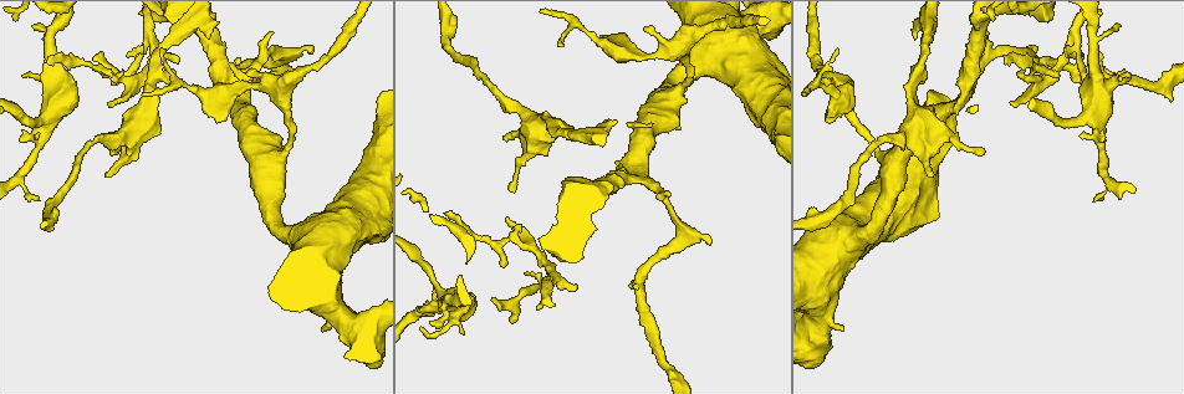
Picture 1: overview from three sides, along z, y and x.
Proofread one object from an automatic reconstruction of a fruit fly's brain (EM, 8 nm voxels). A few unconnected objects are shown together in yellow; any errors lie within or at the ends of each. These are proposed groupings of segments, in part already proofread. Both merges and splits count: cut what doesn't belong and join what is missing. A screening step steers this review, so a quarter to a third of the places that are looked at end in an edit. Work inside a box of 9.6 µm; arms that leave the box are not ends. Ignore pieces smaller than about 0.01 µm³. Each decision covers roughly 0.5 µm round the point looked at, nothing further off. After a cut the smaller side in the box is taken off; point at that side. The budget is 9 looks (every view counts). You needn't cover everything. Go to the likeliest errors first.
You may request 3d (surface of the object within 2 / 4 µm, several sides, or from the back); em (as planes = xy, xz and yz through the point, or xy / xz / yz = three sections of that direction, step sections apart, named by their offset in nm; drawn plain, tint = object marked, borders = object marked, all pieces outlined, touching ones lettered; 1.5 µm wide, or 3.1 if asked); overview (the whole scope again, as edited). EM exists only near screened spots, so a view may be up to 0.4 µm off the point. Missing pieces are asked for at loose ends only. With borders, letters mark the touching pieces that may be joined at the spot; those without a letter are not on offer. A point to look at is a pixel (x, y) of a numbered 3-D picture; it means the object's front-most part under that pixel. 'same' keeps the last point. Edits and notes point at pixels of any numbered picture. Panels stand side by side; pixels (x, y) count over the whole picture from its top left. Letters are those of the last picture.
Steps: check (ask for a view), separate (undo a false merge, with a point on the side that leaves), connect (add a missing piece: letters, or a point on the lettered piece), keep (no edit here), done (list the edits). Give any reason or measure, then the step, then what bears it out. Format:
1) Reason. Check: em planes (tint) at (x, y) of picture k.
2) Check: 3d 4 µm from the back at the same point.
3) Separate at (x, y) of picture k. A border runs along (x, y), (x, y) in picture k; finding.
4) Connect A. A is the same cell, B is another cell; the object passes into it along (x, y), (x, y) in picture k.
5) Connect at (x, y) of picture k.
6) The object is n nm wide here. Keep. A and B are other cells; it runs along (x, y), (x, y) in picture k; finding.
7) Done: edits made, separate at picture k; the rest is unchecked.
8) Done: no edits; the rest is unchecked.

Branch stops here. Check: 3d 2 µm at (206, 38) of picture 1.

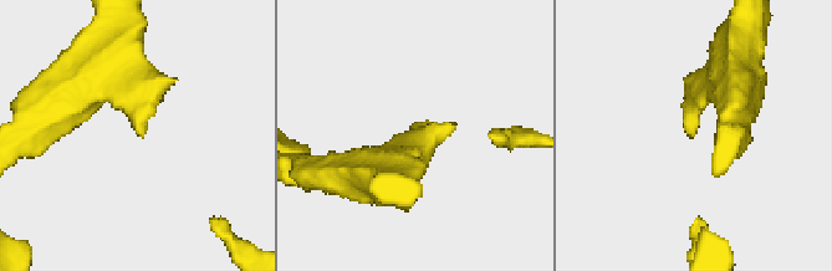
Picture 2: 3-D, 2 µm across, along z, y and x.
Need the tissue. Check: em yz step 4 (borders) at (694, 135) of picture 2.

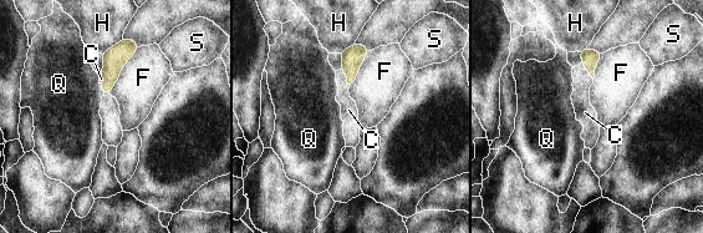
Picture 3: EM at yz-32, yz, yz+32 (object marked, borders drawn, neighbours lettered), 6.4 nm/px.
Connect C. C is the same cell, F, H, Q and S are other cells; the object passes into it along (353, 56), (346, 76), (349, 110) in picture 3; it goes on there.

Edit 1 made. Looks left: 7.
Check: overview.

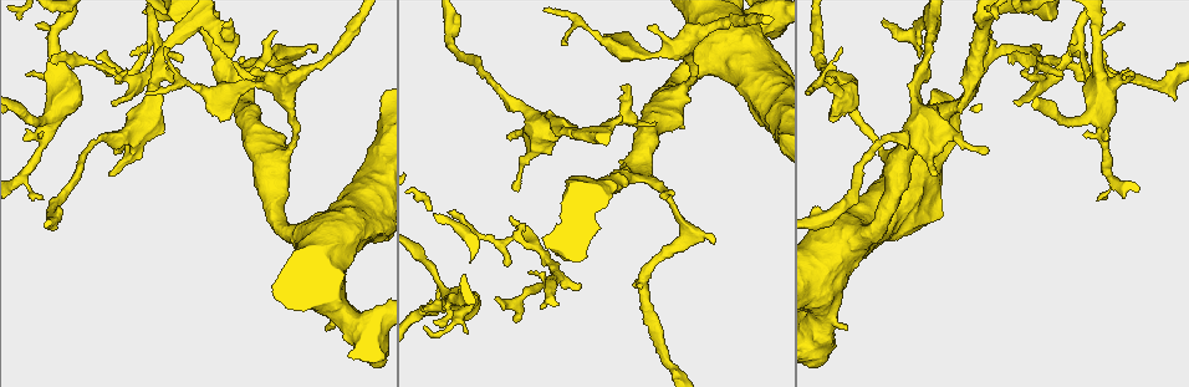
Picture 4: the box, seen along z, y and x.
Check: 3d 4 µm from the back at (40, 199) of picture 4.

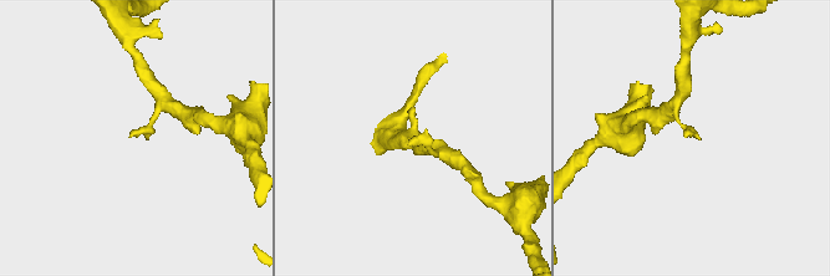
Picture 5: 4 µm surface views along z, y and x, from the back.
Shape alone is not enough. Check: em xy step 4 (borders) at (130, 136) of picture 5.

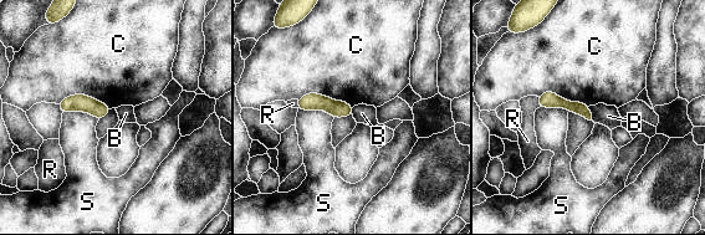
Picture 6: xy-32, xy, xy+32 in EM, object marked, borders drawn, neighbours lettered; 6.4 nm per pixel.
Check: em planes (borders) at the same point.

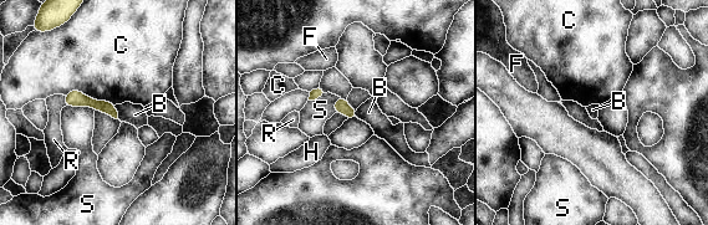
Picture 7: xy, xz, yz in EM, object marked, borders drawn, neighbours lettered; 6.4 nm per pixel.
Keep. B, C, F, H, R and S are other cells; a border runs along (115, 105), (118, 118) in picture 7; no lettered piece goes on from it.

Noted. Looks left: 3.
Branch stops here. Check: em planes (borders) at (468, 333) of picture 4.

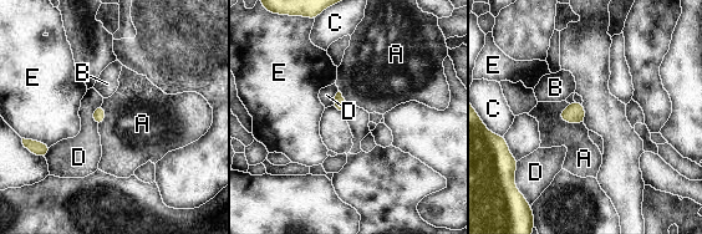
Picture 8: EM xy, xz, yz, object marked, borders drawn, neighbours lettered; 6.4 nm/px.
Keep. A, B, C, D and E are other cells; a border runs along (558, 115), (566, 122), (583, 123) in picture 8; no lettered piece goes on from it.

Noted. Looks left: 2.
Side arm on a straight run. Check: em planes (tint) at (152, 38) of picture 4.

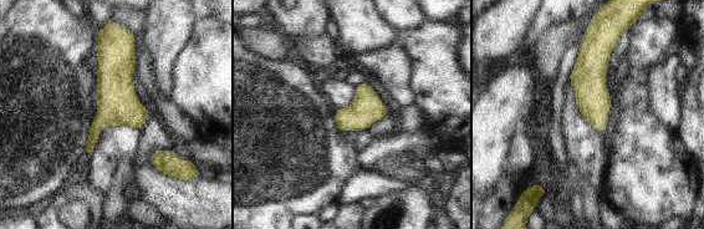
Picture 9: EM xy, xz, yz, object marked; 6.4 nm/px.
Check: em planes (borders) at the same point.

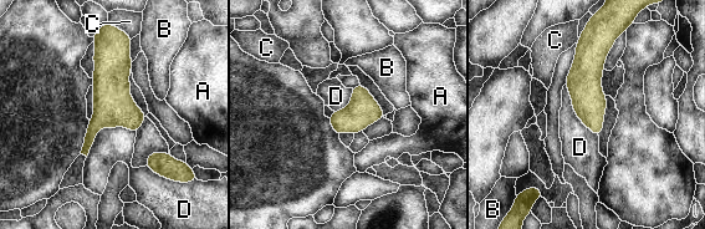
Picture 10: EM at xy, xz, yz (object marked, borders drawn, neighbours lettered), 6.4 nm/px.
Keep. A, B, C and D are other cells; one neuron here.

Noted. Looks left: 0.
Done: edits made, connect at picture 3; the rest is unchecked.

